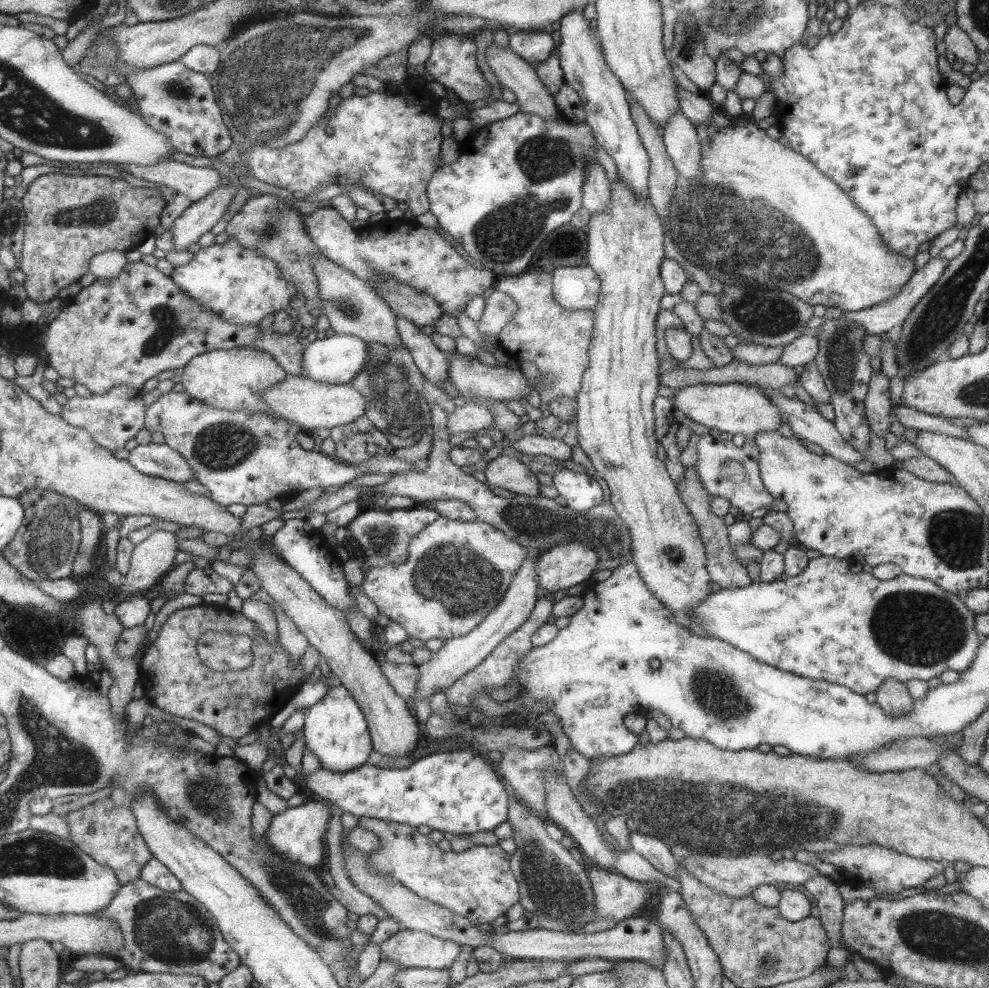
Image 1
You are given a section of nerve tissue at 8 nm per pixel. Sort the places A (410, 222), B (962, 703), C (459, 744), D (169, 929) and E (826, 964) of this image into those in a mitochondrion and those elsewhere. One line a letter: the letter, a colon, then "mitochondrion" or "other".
A: other
B: other
C: other
D: mitochondrion
E: other

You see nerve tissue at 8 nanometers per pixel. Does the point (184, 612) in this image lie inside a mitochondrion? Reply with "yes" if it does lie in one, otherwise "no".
no

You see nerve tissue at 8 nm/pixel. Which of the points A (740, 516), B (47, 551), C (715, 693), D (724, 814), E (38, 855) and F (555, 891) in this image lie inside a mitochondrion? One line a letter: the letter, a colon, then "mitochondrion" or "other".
A: other
B: mitochondrion
C: mitochondrion
D: mitochondrion
E: mitochondrion
F: mitochondrion

